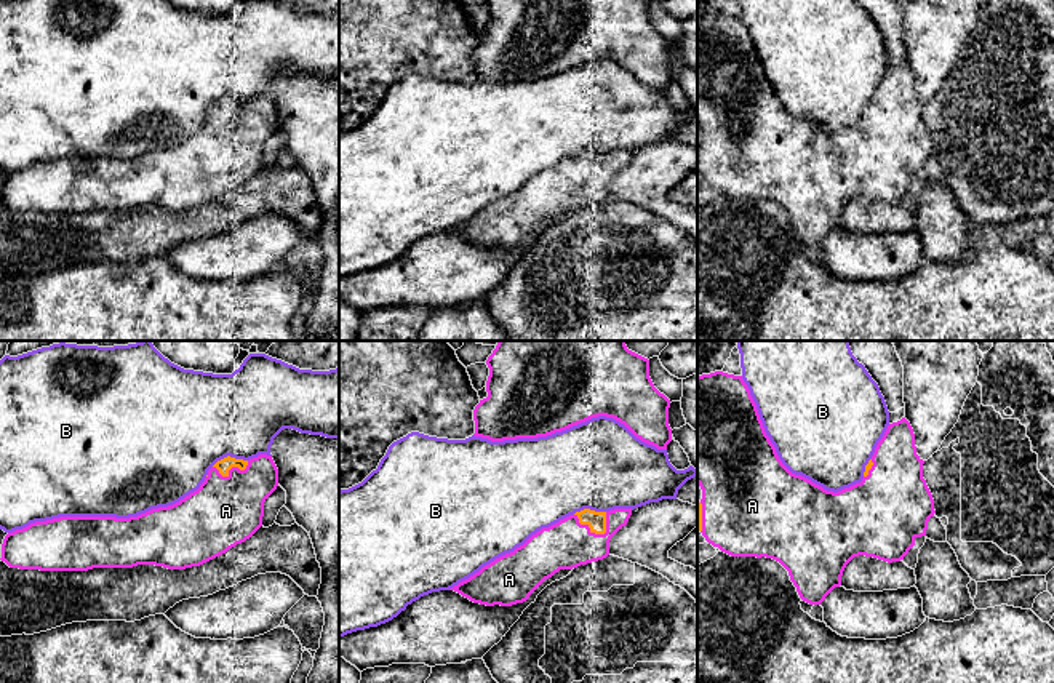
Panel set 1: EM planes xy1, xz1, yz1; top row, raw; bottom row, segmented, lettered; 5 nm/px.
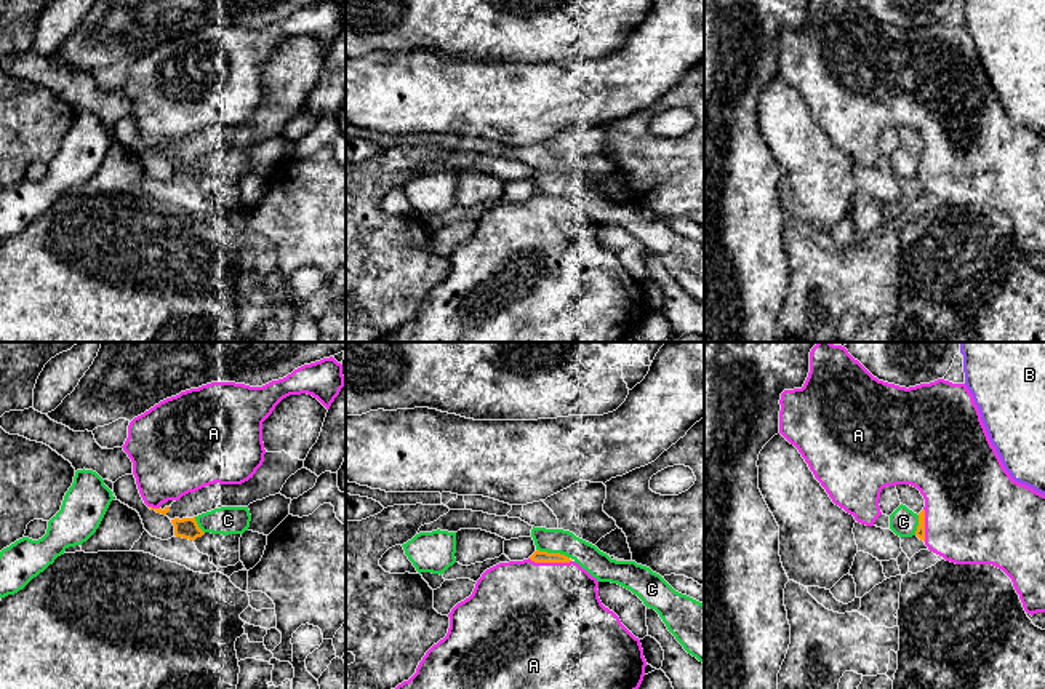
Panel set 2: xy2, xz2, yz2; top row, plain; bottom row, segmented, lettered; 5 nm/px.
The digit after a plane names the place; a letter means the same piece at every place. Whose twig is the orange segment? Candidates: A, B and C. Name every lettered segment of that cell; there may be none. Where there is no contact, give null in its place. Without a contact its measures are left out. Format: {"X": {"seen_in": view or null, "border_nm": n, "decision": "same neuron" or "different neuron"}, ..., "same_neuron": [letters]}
{"A": {"seen_in": "xz1", "border_nm": 190, "decision": "same neuron"}, "B": {"seen_in": "xy1", "border_nm": 190, "decision": "different neuron"}, "C": {"seen_in": "xz2", "border_nm": 180, "decision": "different neuron"}, "same_neuron": ["A"]}

